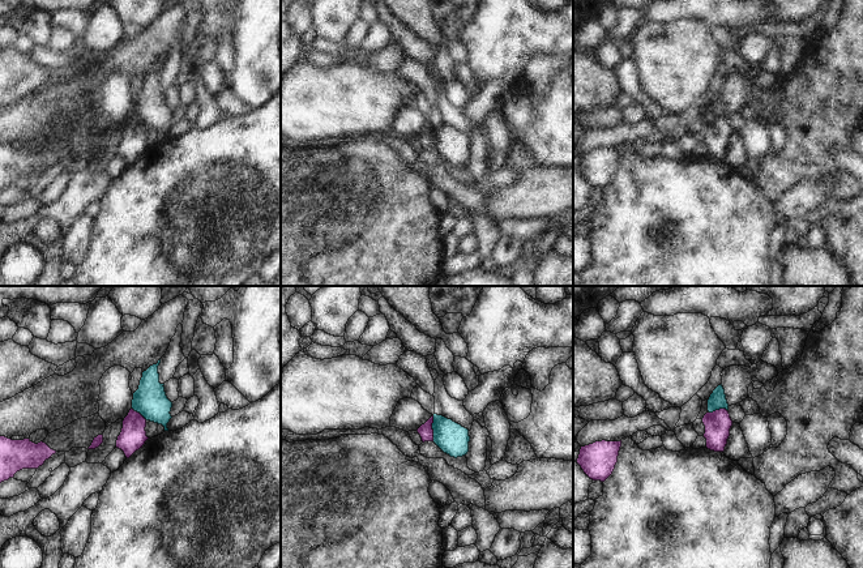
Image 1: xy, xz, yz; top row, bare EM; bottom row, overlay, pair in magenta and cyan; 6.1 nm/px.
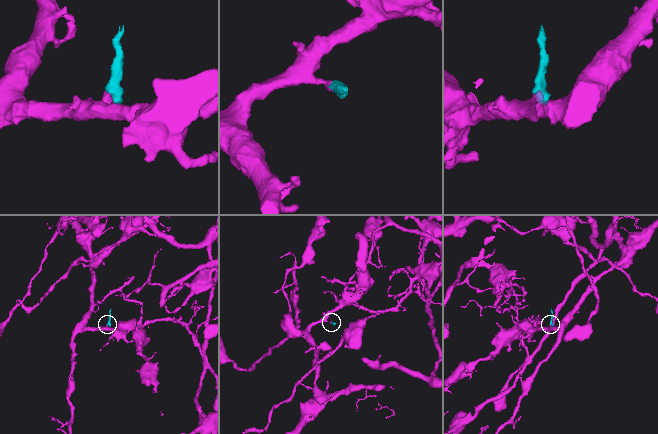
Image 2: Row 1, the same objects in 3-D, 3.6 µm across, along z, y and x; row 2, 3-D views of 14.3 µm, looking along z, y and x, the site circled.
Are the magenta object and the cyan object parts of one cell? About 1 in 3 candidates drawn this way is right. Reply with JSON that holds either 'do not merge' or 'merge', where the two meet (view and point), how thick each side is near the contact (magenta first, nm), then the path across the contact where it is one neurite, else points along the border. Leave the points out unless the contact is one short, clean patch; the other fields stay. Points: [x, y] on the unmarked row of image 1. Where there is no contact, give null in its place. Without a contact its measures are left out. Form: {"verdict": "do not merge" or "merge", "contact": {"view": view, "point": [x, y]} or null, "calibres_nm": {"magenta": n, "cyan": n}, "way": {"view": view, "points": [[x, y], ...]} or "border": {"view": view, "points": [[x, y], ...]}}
{"verdict": "do not merge", "contact": {"view": "xz", "point": [431, 136]}, "calibres_nm": {"magenta": 90, "cyan": 190}, "border": {"view": "xz", "points": [[434, 123], [432, 148]]}}

